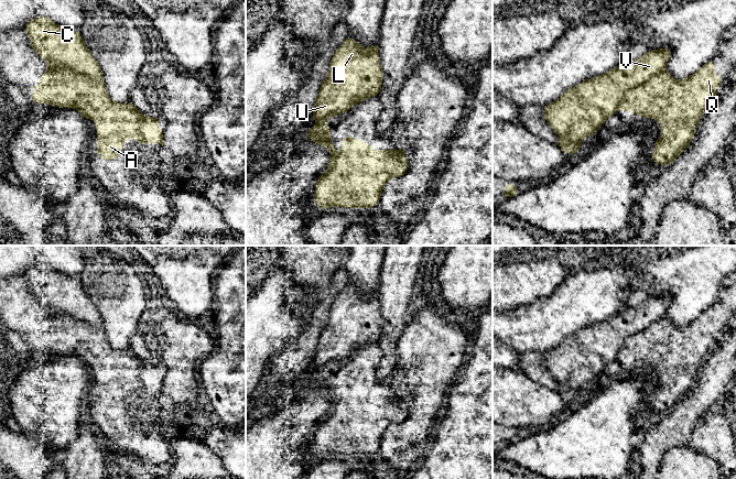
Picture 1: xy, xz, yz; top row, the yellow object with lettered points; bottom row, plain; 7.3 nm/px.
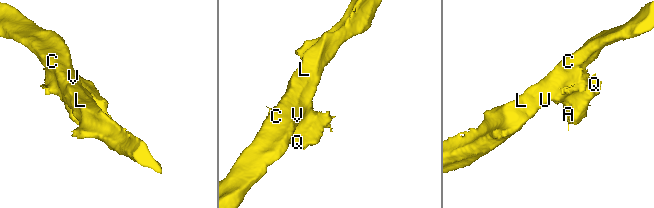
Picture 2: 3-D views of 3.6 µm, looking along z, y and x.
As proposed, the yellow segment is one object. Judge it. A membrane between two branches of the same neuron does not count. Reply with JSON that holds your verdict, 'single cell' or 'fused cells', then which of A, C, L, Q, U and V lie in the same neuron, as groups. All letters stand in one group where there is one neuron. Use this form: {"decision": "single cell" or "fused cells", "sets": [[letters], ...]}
{"decision": "single cell", "sets": [["A", "C", "L", "Q", "U", "V"]]}

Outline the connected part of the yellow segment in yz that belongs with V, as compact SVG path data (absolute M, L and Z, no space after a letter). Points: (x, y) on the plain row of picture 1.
M669 295L653 296L634 308L621 309L606 320L578 330L577 334L565 338L559 347L545 352L543 362L553 378L559 382L560 385L556 390L562 398L575 401L583 385L586 382L595 381L597 375L604 372L605 367L615 361L621 353L627 359L635 359L637 362L641 361L659 367L662 373L662 384L657 385L654 389L656 395L652 401L652 407L662 412L672 410L693 385L703 356L710 350L715 352L719 347L719 342L714 336L723 330L723 326L714 320L713 306L710 306L695 320L685 326L675 327L665 318L665 313L670 304L671 297Z

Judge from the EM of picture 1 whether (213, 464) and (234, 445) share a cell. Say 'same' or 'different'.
different

